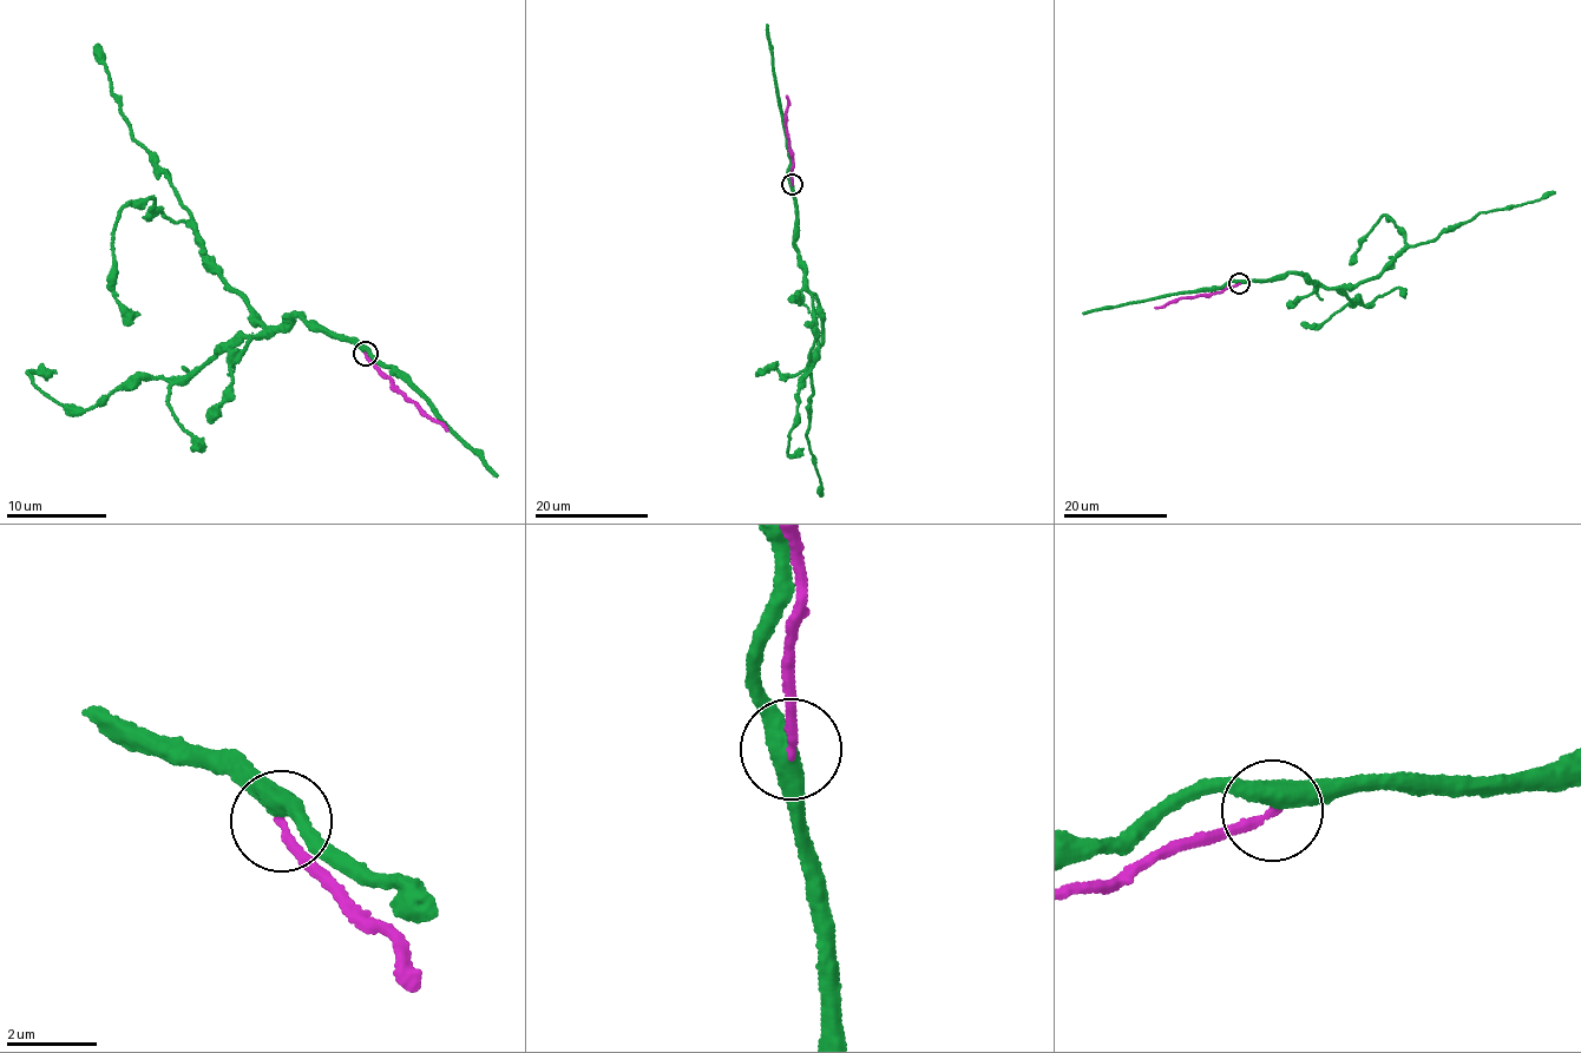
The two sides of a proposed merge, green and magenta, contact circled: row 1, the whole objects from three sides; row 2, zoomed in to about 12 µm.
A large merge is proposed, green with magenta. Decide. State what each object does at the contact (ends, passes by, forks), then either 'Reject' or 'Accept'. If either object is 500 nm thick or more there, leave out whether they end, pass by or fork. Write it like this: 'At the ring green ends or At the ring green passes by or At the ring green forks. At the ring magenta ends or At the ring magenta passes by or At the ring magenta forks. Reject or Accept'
At the ring green passes by. At the ring magenta ends. Reject

